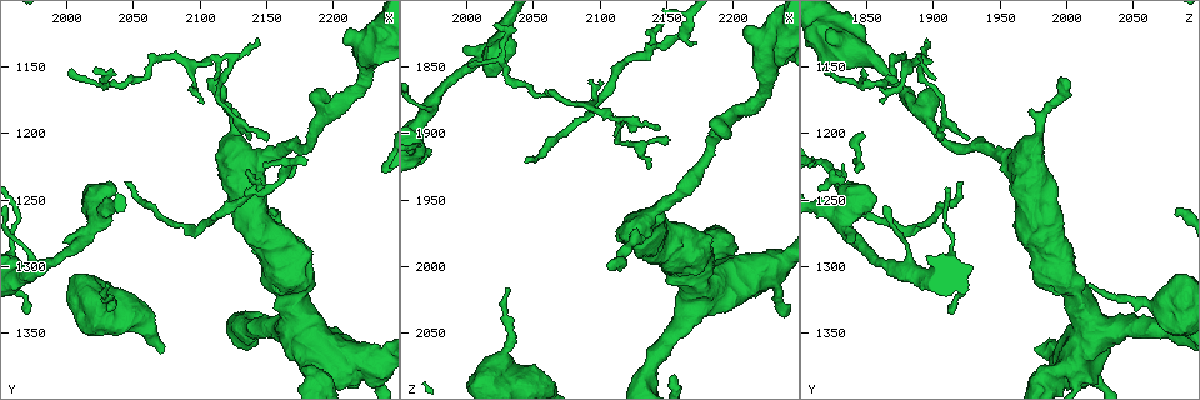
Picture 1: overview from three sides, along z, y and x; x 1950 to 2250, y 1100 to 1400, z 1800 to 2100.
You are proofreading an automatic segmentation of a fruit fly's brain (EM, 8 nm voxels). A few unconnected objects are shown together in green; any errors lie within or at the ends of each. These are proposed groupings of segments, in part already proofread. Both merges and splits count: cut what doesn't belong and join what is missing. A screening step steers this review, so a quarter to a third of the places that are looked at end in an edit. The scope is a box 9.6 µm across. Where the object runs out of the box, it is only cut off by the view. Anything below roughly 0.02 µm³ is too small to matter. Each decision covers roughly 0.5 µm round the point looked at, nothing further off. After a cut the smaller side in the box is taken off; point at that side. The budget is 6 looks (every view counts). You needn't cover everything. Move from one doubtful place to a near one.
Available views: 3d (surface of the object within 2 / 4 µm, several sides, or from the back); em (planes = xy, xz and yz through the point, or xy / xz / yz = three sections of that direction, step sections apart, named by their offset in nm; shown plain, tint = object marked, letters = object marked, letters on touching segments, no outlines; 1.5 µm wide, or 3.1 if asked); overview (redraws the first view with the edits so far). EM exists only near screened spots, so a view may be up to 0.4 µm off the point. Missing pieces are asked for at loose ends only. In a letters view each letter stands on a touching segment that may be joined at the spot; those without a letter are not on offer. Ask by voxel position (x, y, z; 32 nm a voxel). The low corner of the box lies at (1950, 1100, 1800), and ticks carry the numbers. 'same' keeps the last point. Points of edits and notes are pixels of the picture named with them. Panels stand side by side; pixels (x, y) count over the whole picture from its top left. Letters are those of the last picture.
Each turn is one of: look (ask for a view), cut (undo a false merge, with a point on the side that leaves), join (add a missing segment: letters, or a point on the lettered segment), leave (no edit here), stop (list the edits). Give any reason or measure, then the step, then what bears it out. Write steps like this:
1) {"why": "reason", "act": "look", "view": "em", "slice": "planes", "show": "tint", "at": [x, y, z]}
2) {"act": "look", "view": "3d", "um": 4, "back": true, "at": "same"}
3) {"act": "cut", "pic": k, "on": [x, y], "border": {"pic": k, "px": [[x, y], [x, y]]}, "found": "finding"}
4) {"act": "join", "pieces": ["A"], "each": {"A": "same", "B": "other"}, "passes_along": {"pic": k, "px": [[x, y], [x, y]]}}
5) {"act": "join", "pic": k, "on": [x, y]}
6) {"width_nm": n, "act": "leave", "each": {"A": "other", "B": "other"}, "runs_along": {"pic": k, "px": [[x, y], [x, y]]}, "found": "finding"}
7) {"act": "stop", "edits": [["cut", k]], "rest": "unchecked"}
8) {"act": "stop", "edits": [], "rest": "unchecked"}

{"why": "touches itself", "act": "look", "view": "em", "slice": "planes", "show": "tint", "at": [2150, 1300, 1998]}

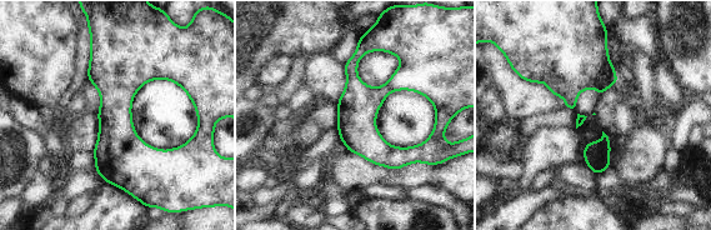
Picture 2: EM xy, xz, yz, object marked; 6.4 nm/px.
{"act": "look", "view": "em", "slice": "planes", "show": "letters", "at": "same"}

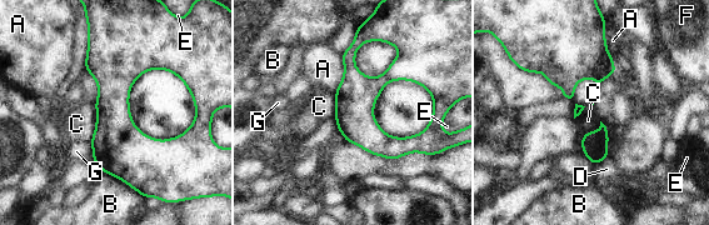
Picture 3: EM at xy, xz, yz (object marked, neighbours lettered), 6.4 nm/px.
{"width_nm": 50, "act": "leave", "each": {"A": "other", "B": "other", "C": "other", "D": "other", "E": "other", "F": "other", "G": "other"}, "border": {"pic": 3, "px": [[94, 104], [95, 130], [89, 141]]}, "found": "continuous, no second neuron"}

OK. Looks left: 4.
{"act": "look", "view": "em", "slice": "planes", "show": "letters", "at": [2046, 1236, 1920]}

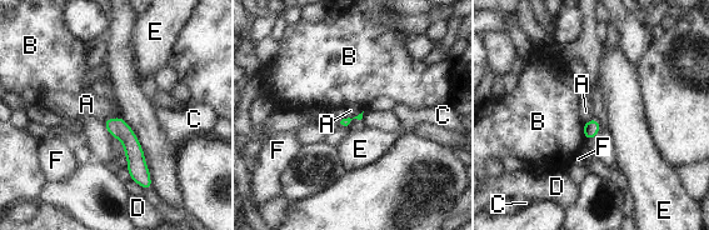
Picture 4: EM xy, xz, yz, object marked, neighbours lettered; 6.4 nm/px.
{"act": "leave", "each": {"A": "other", "B": "other", "C": "other", "D": "other", "E": "other", "F": "other"}, "runs_along": {"pic": 4, "px": [[108, 123], [130, 143], [146, 183]]}, "found": "no lettered segment goes on from it"}

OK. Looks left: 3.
{"why": "thin end", "act": "look", "view": "3d", "um": 2, "at": [2100, 1176, 1862]}

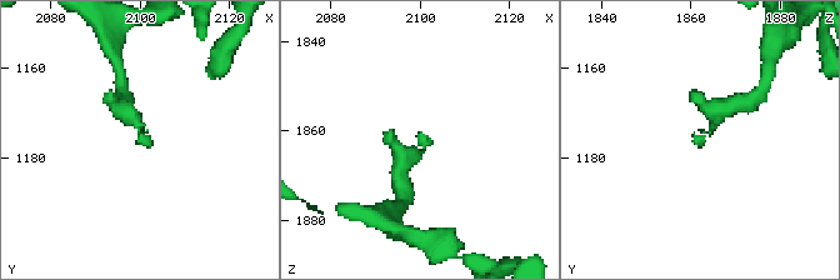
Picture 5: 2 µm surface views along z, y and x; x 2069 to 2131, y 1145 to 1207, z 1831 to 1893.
{"why": "need the tissue", "act": "look", "view": "em", "slice": "planes", "show": "letters", "at": [2101, 1178, 1861]}

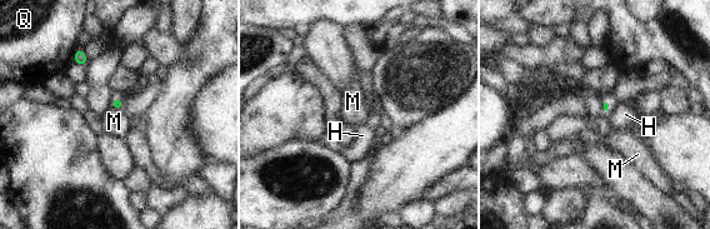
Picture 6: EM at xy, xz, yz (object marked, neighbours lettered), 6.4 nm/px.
{"act": "leave", "each": {"H": "other", "M": "other", "Q": "other"}, "found": "no lettered segment goes on from it"}

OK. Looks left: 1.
{"act": "stop", "edits": [], "rest": "unchecked"}

